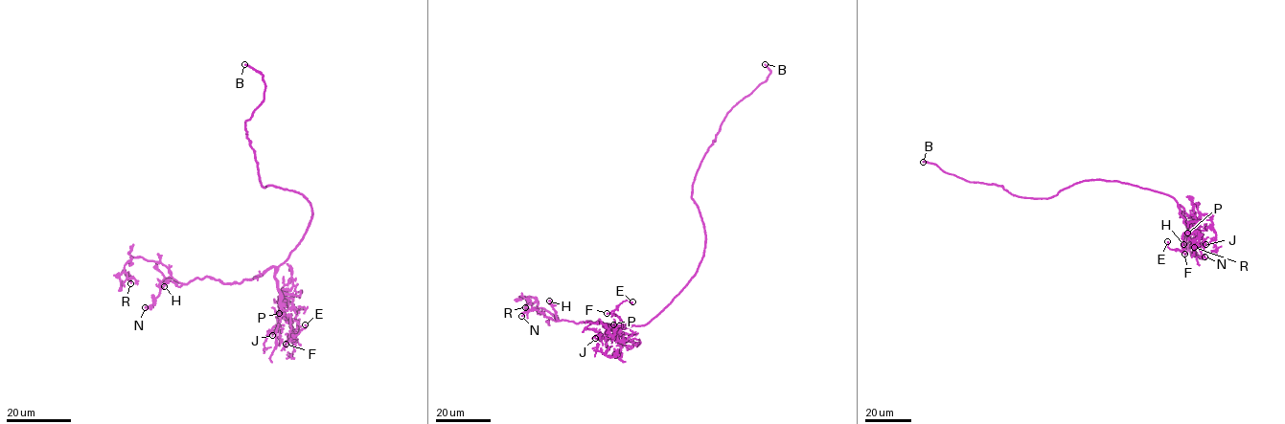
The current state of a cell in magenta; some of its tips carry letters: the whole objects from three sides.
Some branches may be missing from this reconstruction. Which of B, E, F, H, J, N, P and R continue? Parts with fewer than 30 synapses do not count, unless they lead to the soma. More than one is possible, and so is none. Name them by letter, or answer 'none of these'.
B

